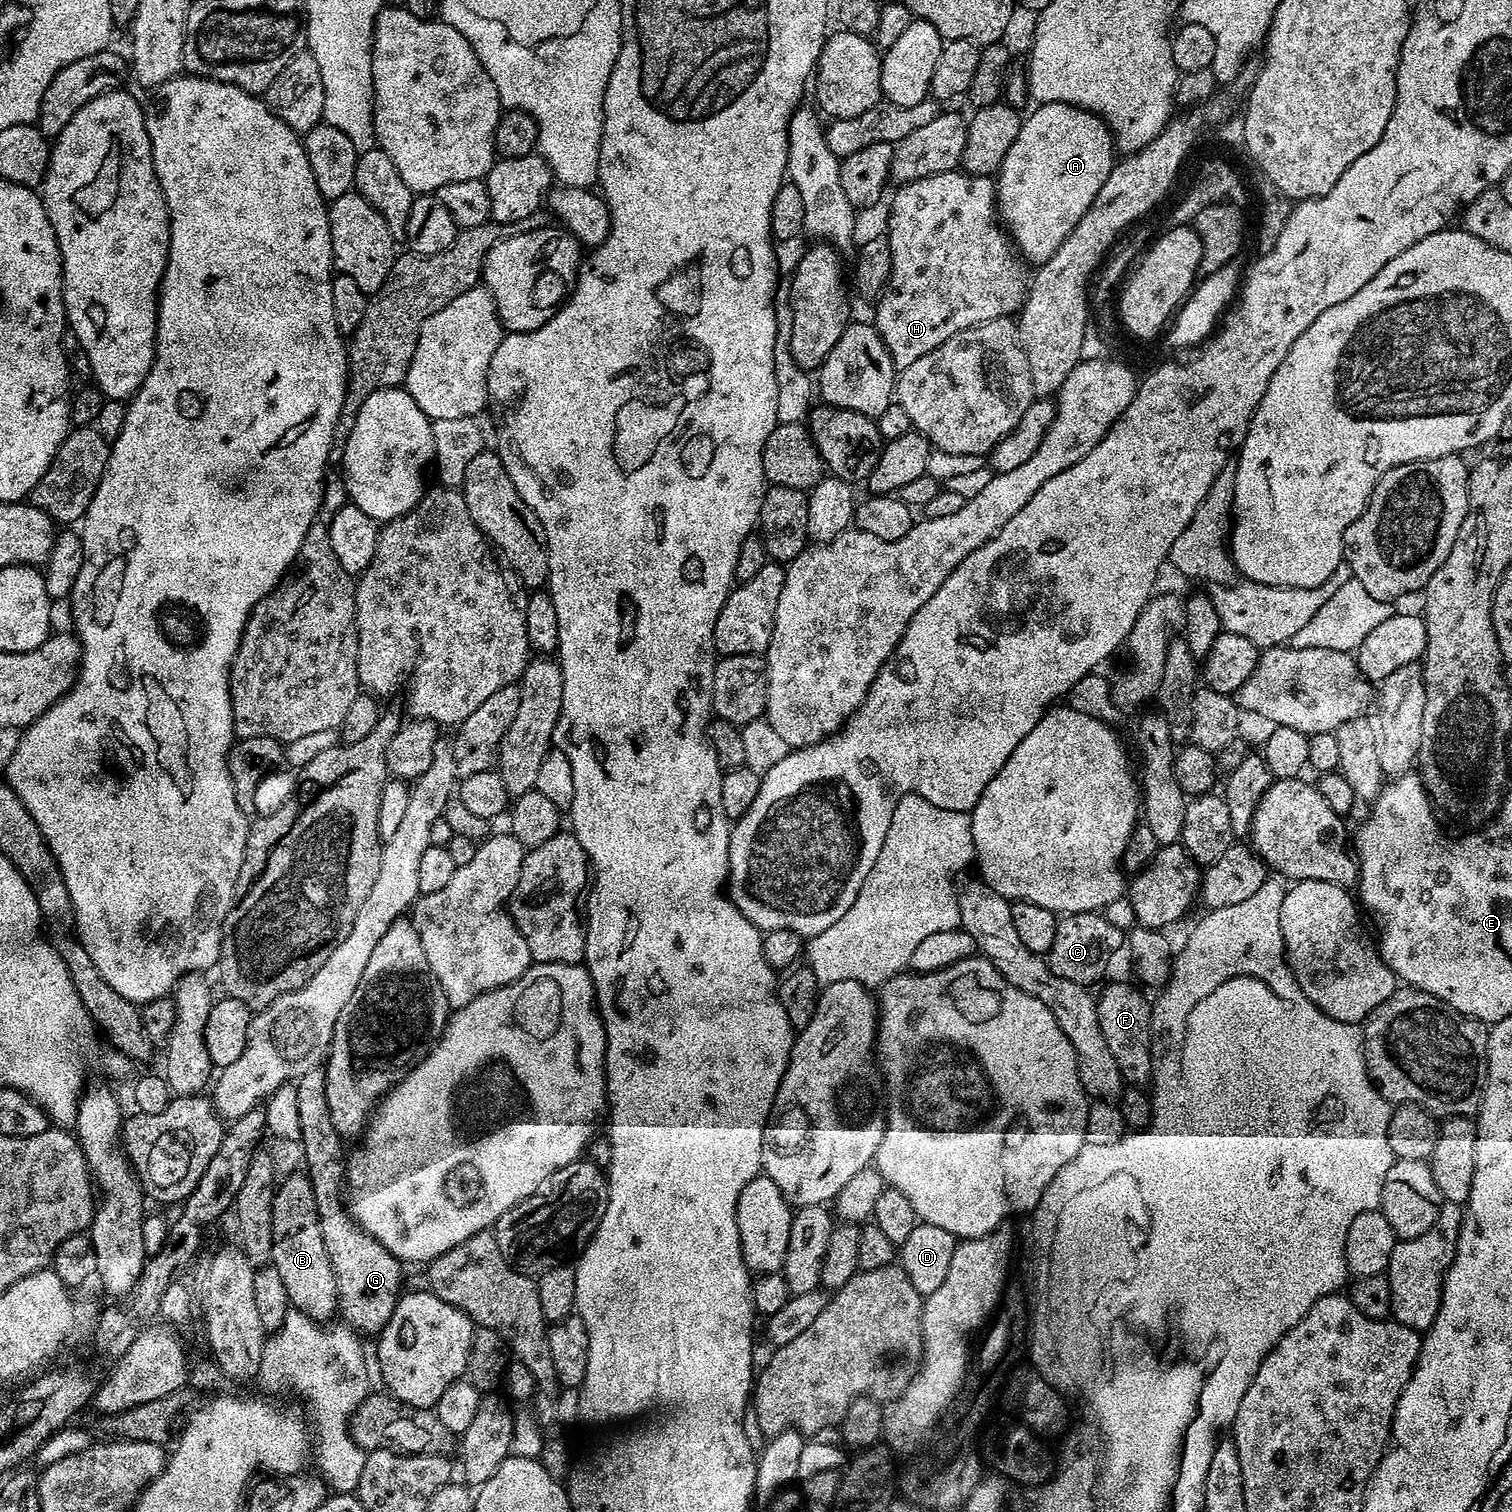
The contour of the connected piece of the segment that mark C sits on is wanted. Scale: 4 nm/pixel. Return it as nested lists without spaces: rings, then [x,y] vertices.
[[[1069,912],[1056,921],[1054,944],[1046,954],[1050,970],[1058,978],[1075,984],[1092,986],[1095,980],[1105,979],[1104,971],[1112,955],[1125,943],[1126,936],[1118,927],[1112,926],[1100,912]]]

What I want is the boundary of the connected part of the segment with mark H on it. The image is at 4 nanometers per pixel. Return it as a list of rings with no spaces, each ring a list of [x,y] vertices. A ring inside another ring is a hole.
[[[963,170],[943,172],[926,178],[918,178],[909,184],[899,185],[895,190],[897,192],[892,196],[892,209],[888,212],[888,232],[886,231],[892,273],[888,279],[888,287],[885,288],[880,299],[875,301],[876,317],[874,317],[874,323],[886,350],[890,354],[892,365],[899,370],[918,362],[918,358],[922,358],[922,354],[930,354],[930,350],[942,346],[942,342],[946,342],[946,338],[954,338],[954,334],[958,334],[970,326],[978,326],[982,322],[1003,316],[1015,317],[1024,304],[1025,296],[1028,295],[1030,276],[1029,273],[1024,273],[1025,261],[1018,255],[1007,231],[998,219],[996,186],[992,176],[970,176]]]

